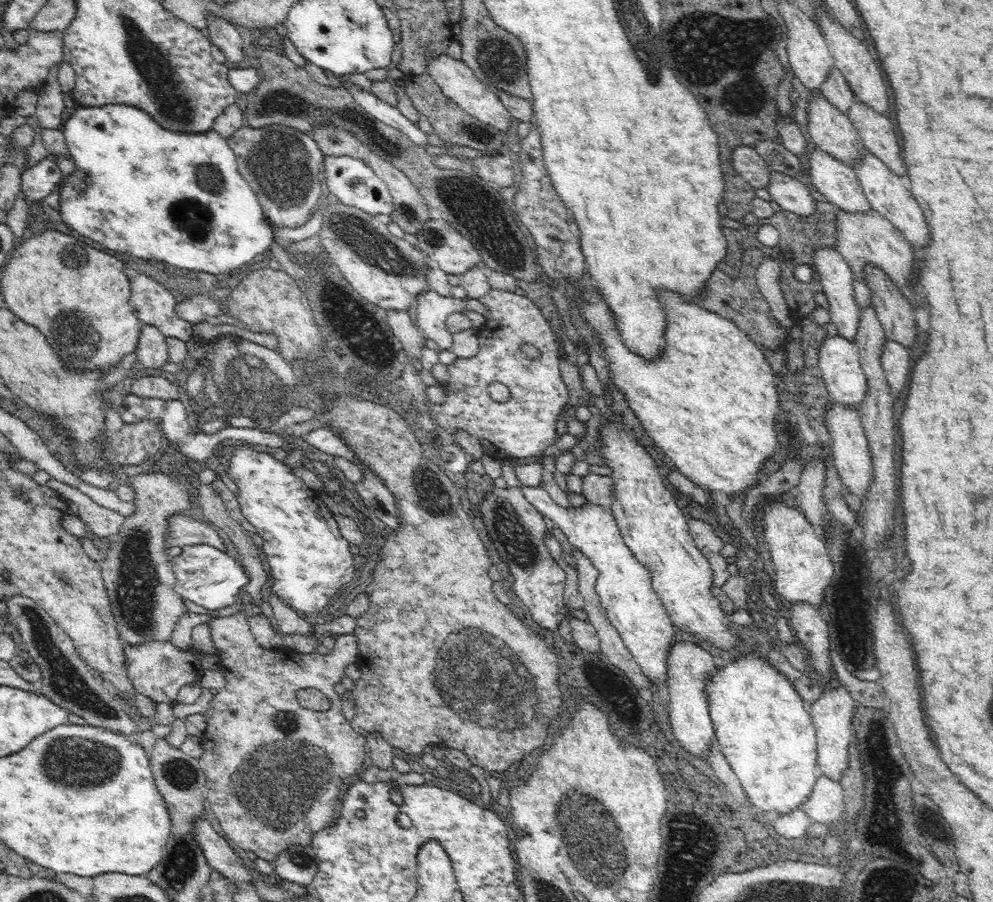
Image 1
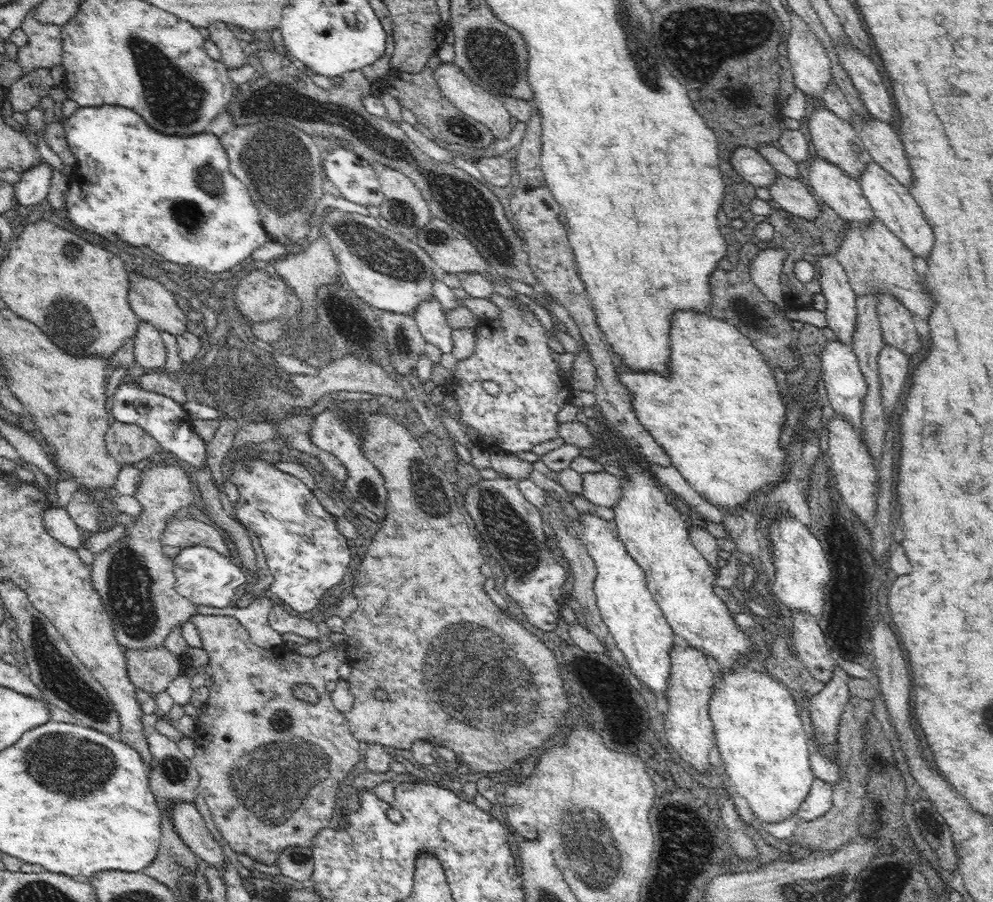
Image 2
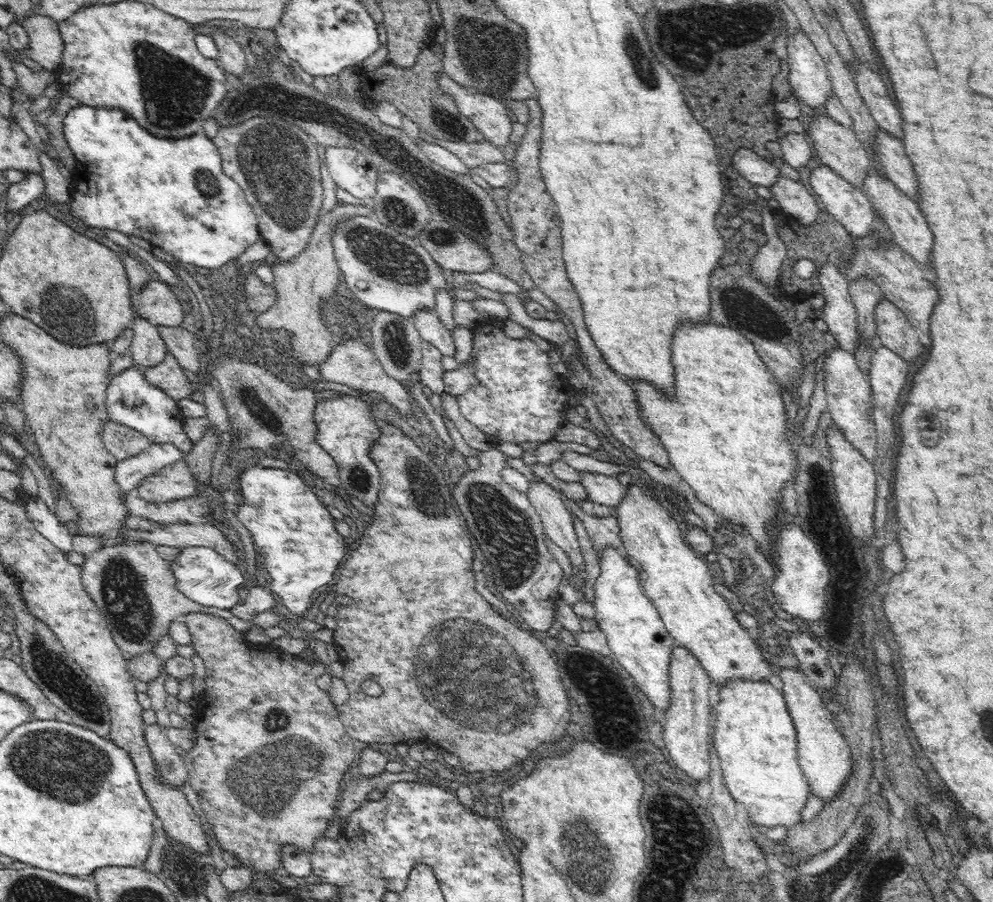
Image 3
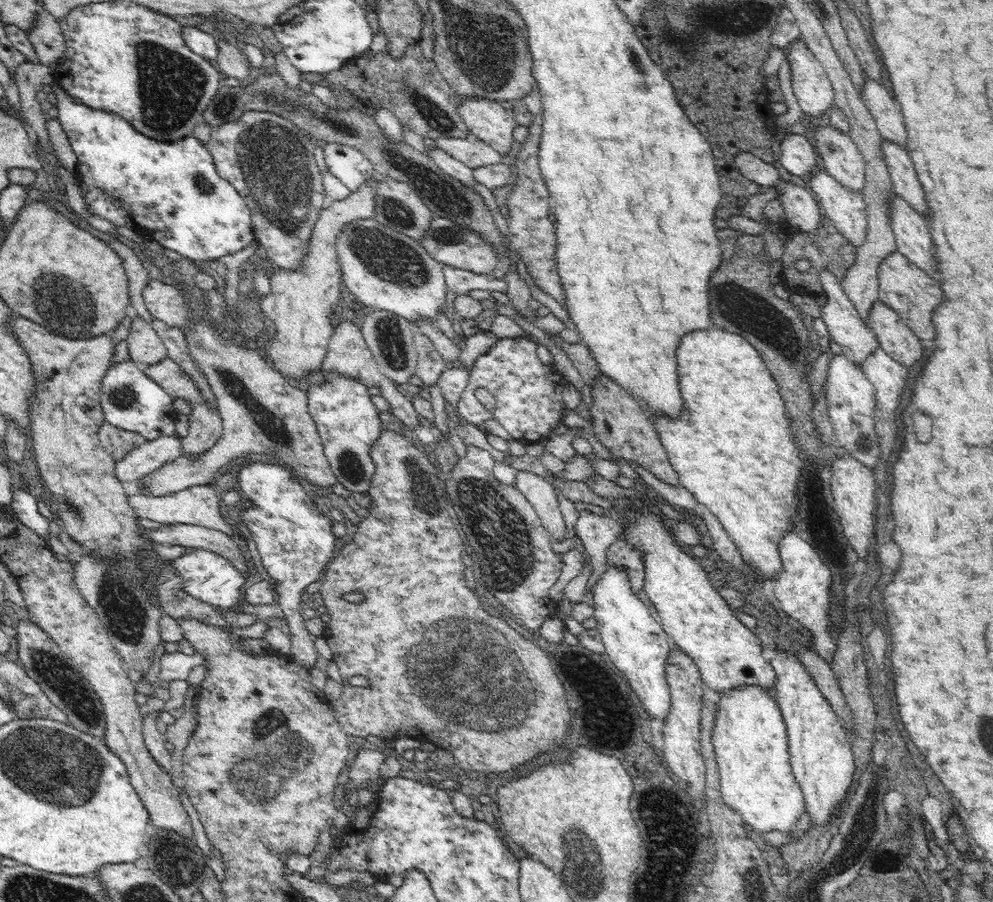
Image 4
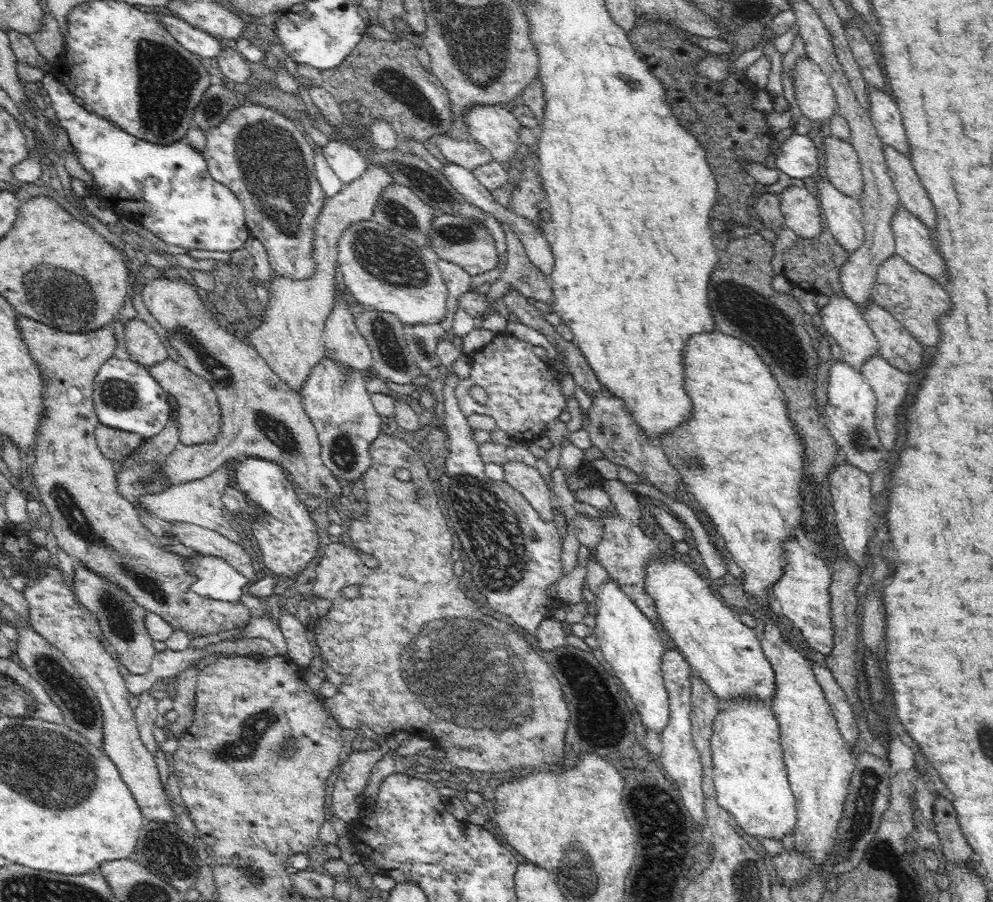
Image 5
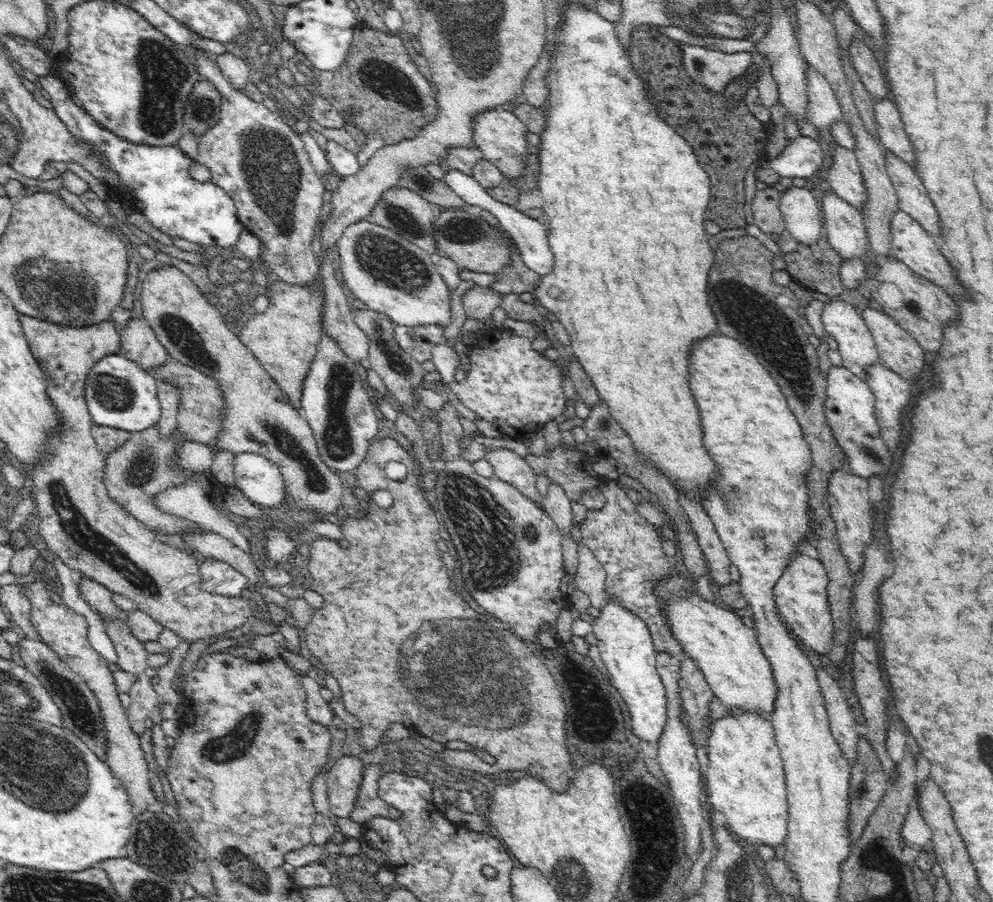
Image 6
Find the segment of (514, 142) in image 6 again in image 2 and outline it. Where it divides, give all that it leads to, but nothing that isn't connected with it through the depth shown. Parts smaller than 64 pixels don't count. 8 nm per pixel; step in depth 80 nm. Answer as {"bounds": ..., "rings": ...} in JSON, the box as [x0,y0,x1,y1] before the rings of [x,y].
{"bounds":[433,62,513,145],"rings":[[[448,62],[440,64],[440,66],[436,68],[433,78],[436,79],[437,85],[445,97],[449,98],[464,114],[487,126],[487,128],[491,130],[491,133],[494,134],[496,140],[499,141],[500,145],[509,139],[509,134],[513,130],[512,122],[510,122],[512,115],[506,110],[506,107],[499,97],[490,94],[490,92],[478,86],[478,84],[472,83],[462,70],[450,65]]]}

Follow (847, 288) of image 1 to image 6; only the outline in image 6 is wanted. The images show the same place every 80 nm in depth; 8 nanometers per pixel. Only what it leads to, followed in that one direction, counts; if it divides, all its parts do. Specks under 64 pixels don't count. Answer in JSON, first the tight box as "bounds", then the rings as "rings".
{"bounds":[821,298,880,379],"rings":[[[832,298],[830,302],[824,304],[821,315],[825,332],[835,338],[838,343],[837,349],[843,358],[843,365],[856,377],[864,379],[866,369],[880,360],[873,334],[863,316],[856,312],[854,306],[840,298]]]}

